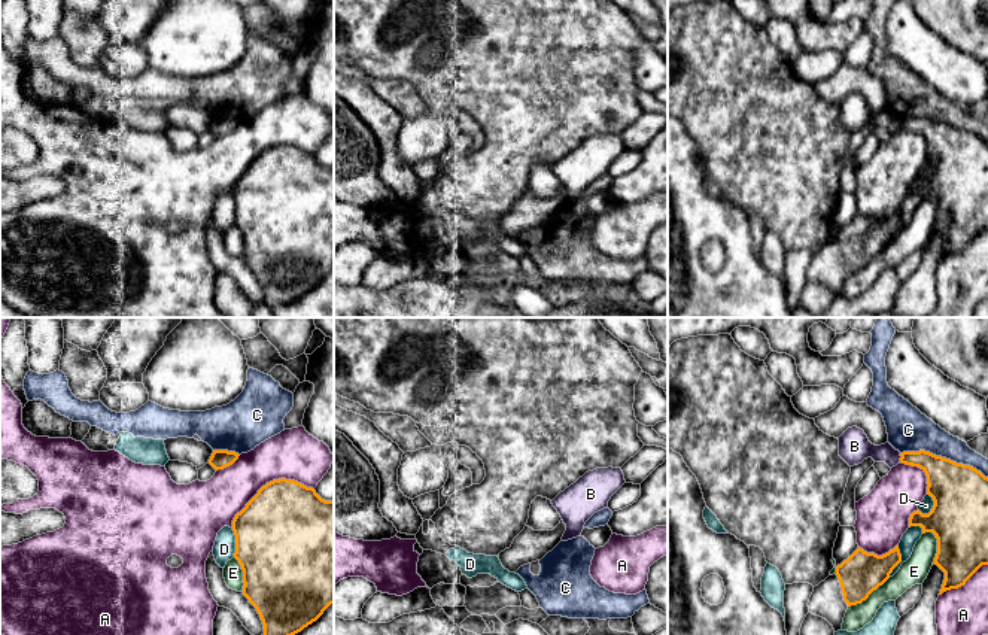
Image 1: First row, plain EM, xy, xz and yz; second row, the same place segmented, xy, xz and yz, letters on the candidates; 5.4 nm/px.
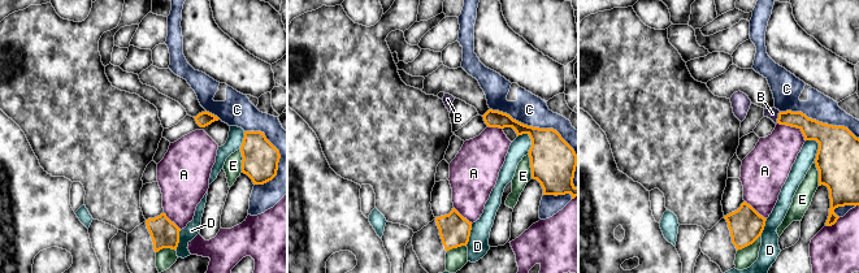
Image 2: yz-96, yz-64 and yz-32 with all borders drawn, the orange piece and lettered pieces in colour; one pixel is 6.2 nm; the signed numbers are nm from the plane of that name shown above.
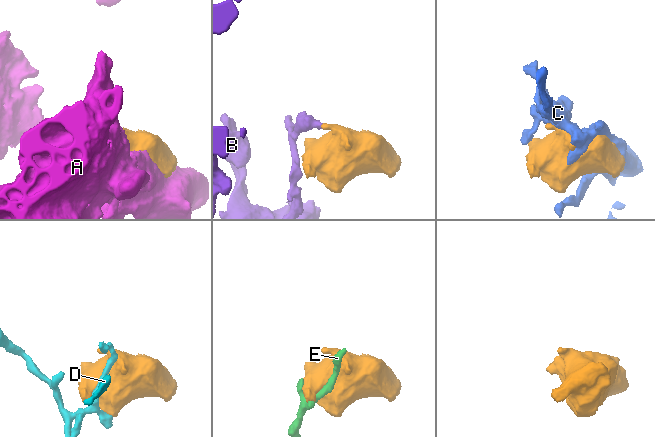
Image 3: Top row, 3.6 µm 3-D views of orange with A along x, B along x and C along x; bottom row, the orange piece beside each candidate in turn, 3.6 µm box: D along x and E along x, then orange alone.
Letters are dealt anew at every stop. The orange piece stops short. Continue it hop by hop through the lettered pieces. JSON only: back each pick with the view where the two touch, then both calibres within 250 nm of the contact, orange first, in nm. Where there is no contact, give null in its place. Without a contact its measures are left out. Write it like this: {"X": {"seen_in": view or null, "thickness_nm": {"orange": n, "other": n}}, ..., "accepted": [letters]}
{"accepted": []}

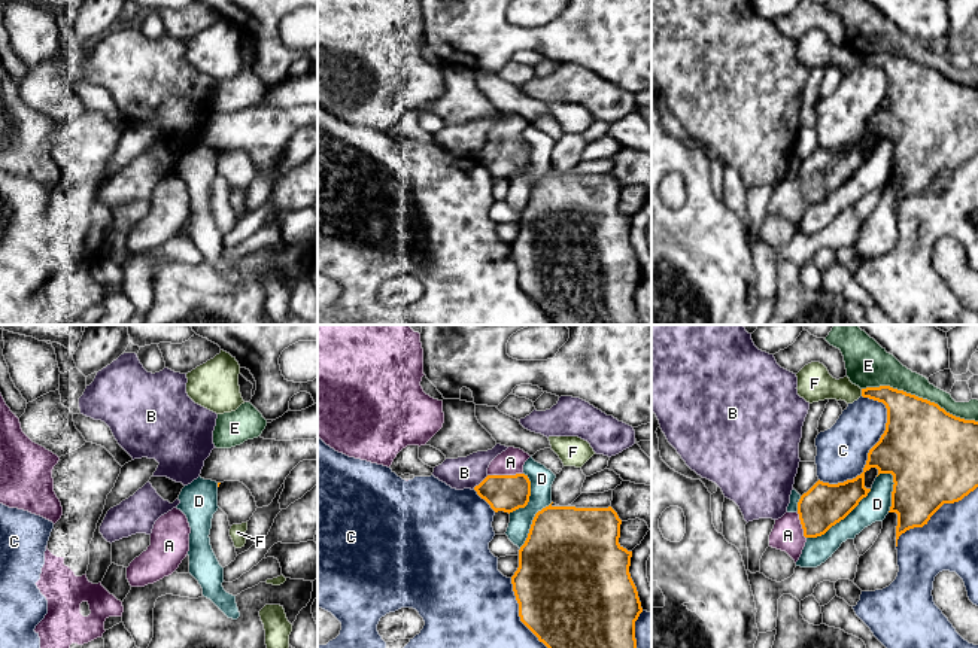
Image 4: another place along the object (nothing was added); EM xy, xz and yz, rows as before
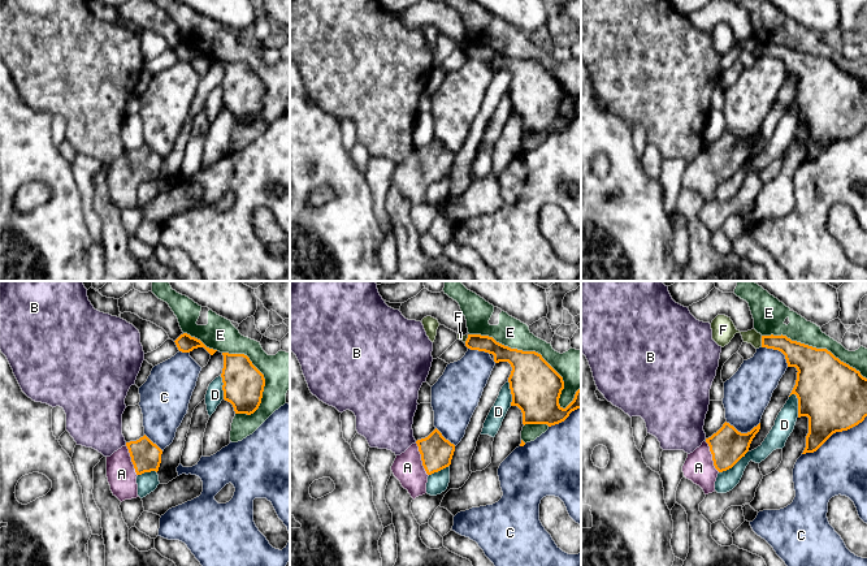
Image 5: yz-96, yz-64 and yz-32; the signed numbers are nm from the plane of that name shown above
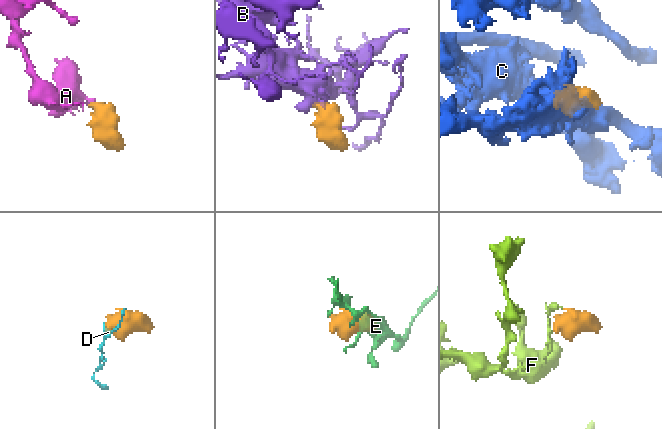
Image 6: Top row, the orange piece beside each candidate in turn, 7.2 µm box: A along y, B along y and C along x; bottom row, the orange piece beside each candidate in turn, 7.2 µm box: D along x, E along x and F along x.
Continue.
{"A": {"seen_in": "xz", "thickness_nm": {"orange": 200, "other": 140}}, "accepted": ["A"]}

